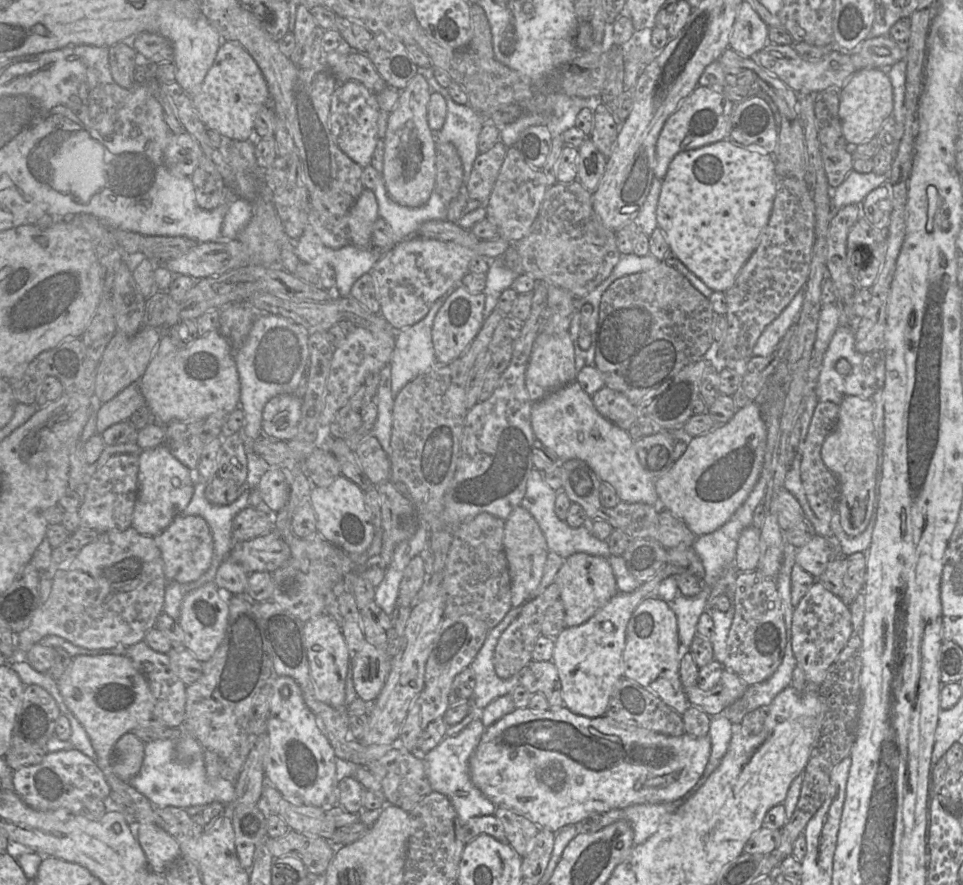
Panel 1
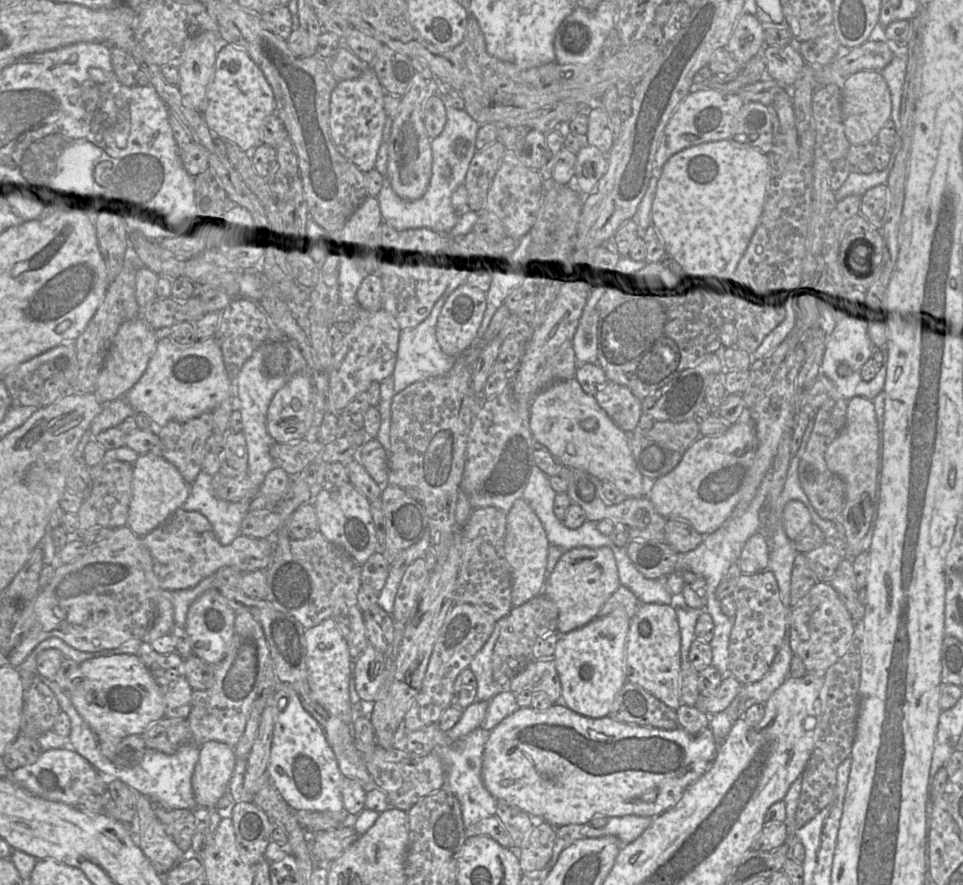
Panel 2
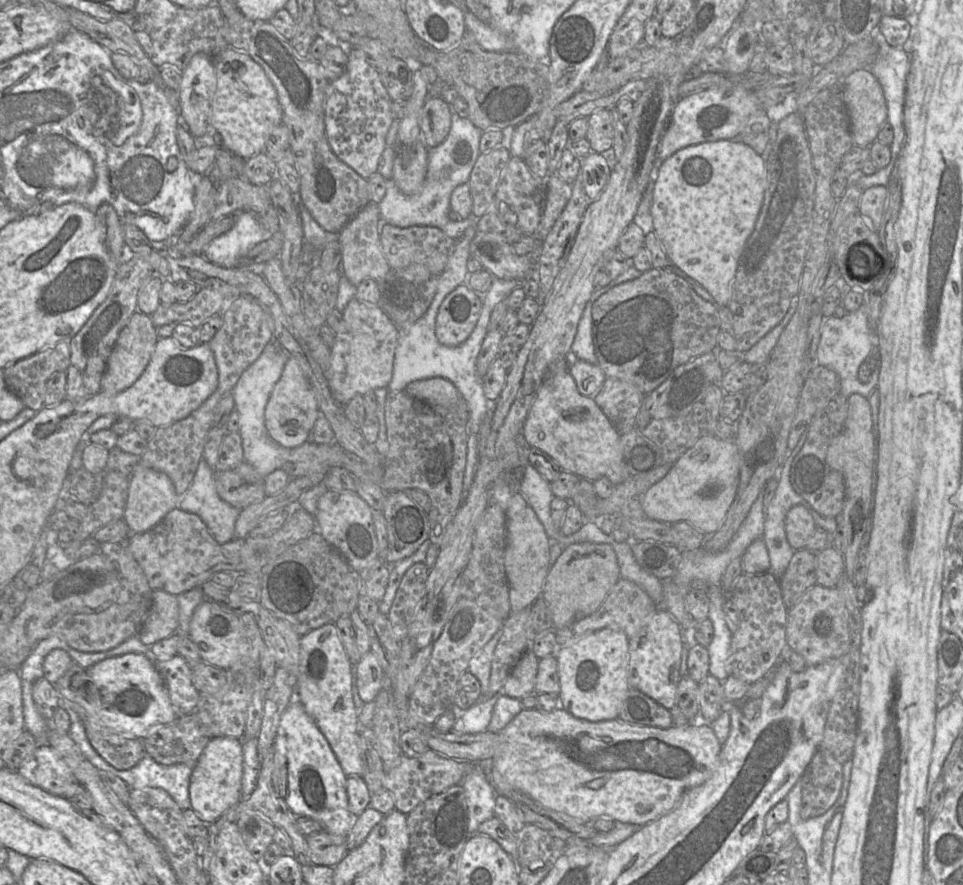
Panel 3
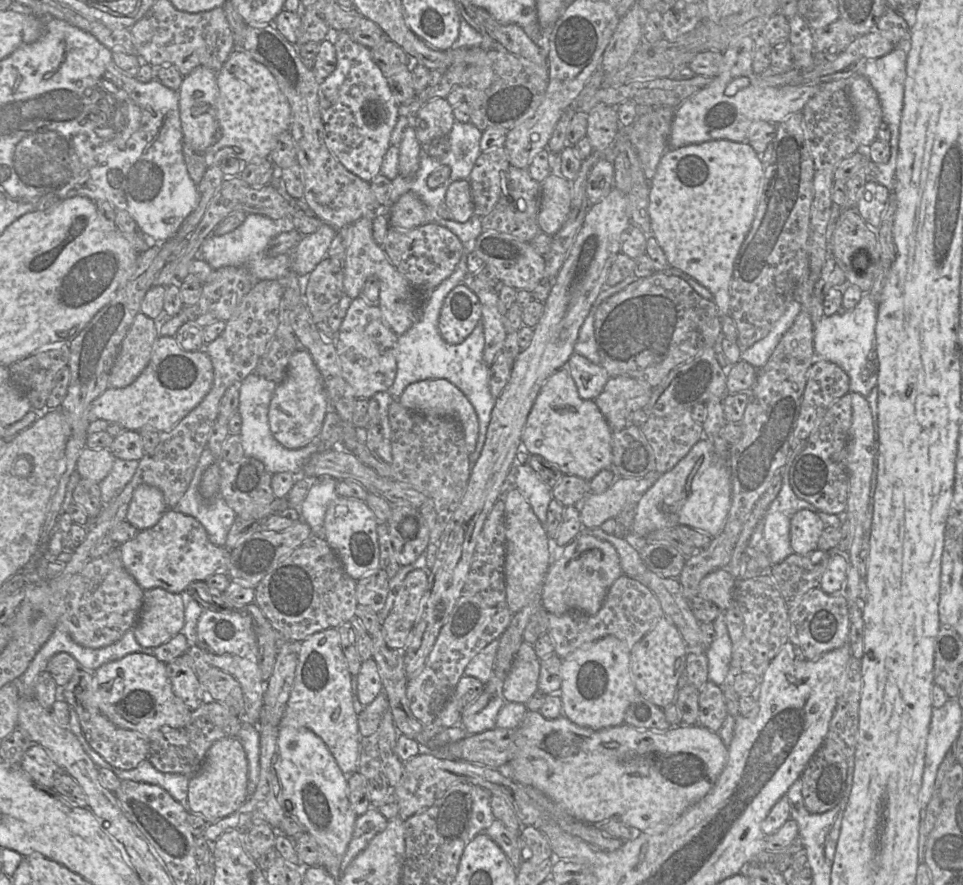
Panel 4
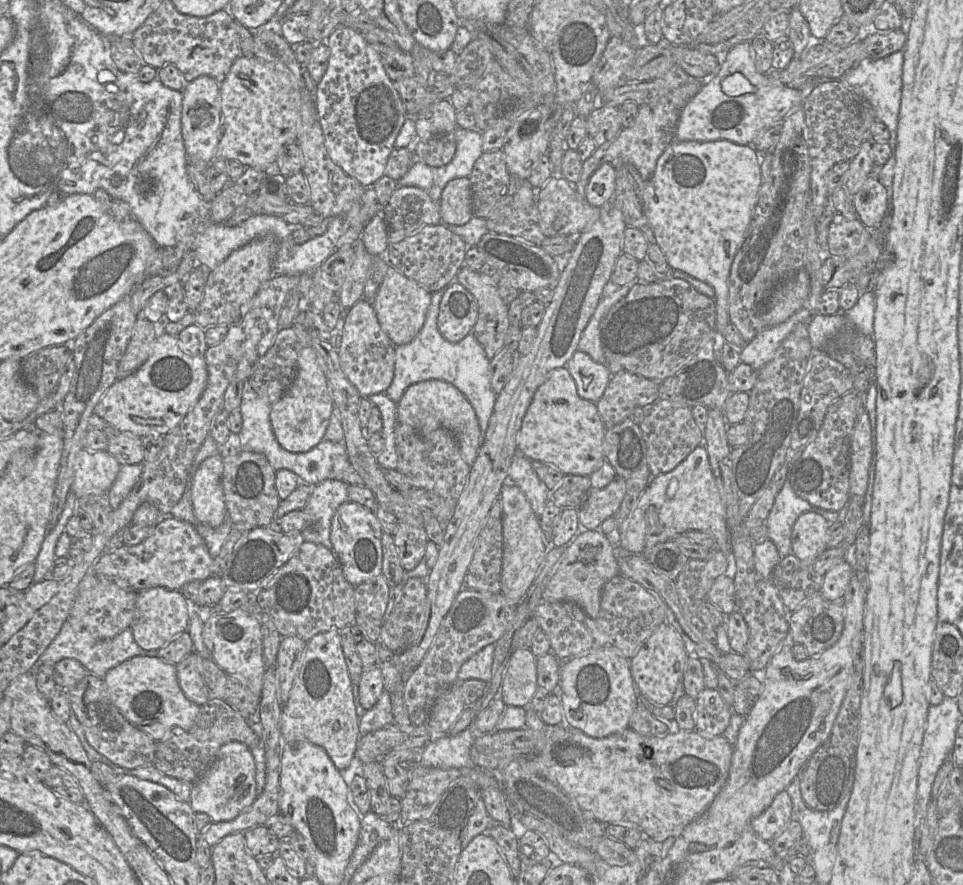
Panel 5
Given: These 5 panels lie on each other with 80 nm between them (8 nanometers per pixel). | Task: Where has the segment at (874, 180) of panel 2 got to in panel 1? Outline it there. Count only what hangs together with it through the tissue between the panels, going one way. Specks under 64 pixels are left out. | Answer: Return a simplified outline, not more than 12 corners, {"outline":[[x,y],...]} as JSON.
{"outline":[[852,170],[832,192],[835,210],[861,205],[874,189],[888,185],[885,174]]}

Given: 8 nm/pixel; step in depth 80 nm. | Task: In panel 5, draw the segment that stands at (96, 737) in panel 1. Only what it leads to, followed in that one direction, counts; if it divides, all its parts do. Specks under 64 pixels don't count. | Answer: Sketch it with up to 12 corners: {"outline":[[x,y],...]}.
{"outline":[[135,656],[110,669],[110,698],[160,741],[189,730],[200,706],[176,665]]}

